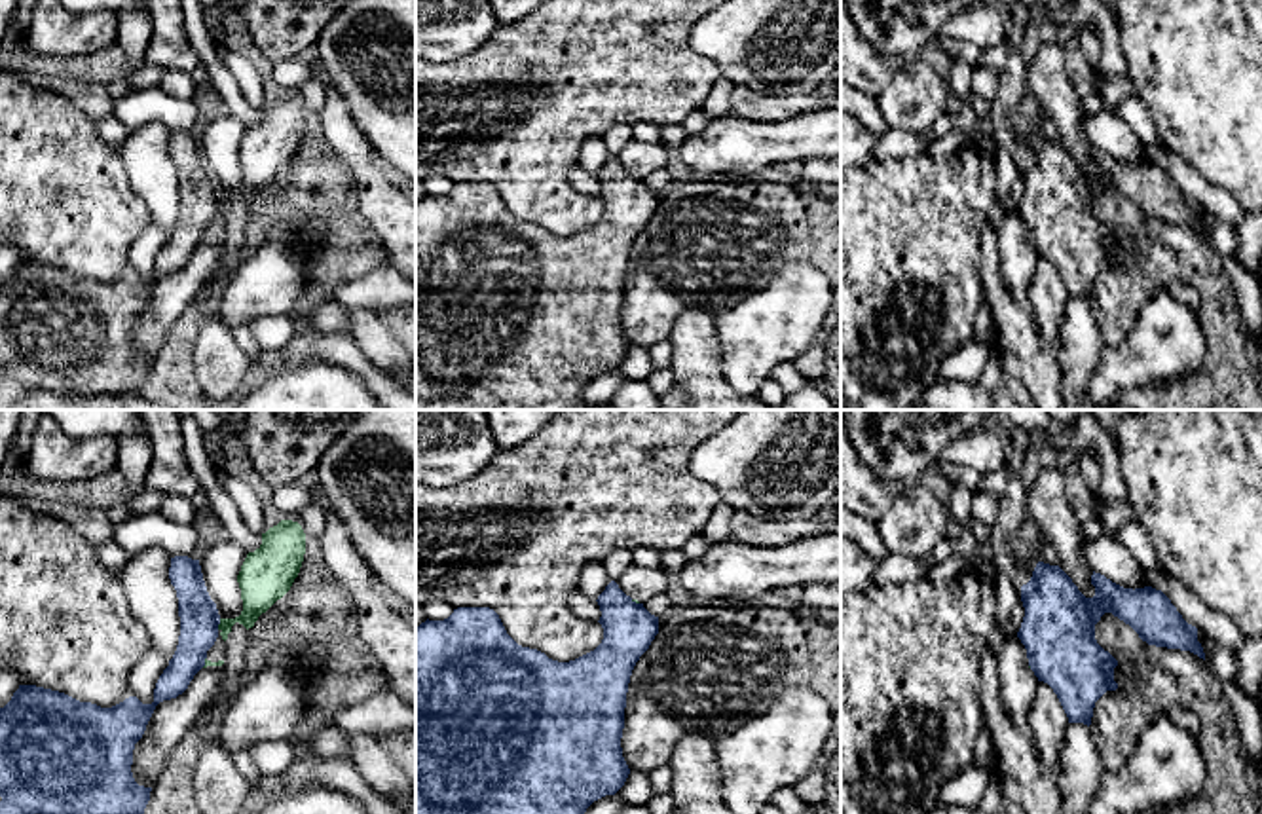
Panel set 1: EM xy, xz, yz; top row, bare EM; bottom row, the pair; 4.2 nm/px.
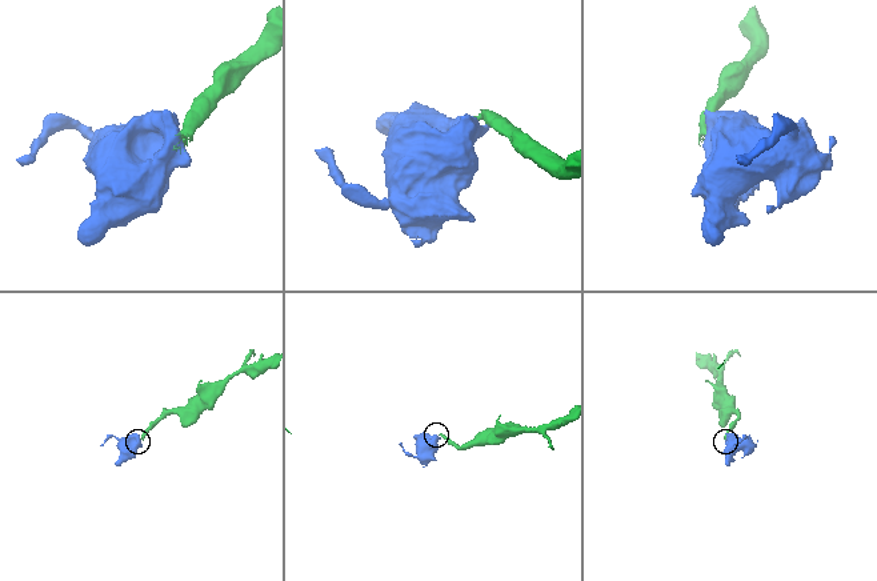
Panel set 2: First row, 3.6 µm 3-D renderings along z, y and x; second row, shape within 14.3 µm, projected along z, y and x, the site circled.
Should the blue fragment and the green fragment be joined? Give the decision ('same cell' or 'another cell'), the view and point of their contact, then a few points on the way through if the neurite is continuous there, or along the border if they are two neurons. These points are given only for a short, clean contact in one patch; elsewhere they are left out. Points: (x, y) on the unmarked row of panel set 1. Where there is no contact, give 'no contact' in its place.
another cell | xy (219, 198) | along xy (221, 194), (217, 203)

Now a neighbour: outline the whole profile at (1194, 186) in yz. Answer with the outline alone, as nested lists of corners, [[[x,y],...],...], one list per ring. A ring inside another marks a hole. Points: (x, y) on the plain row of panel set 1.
[[[1161,142],[1146,148],[1148,161],[1161,165],[1182,194],[1207,209],[1216,220],[1232,226],[1239,226],[1245,211],[1239,203],[1222,188],[1205,180],[1196,169],[1192,169],[1180,156],[1165,148]]]

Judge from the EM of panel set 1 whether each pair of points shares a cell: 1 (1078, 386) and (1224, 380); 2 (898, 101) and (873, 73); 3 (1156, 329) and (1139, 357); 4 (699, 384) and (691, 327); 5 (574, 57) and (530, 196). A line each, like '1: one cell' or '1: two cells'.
1: two cells
2: two cells
3: one cell
4: one cell
5: one cell

